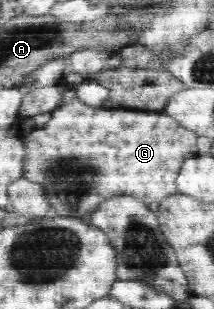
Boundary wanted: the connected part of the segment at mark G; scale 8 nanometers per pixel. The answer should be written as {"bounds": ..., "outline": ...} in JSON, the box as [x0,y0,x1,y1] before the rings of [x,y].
{"bounds":[21,83,198,217],"outline":[[[63,83],[65,90],[62,92],[60,105],[51,112],[51,120],[49,120],[43,127],[35,128],[34,131],[28,132],[21,137],[23,143],[23,159],[22,159],[22,175],[30,180],[32,183],[42,185],[52,207],[58,215],[64,215],[64,217],[86,217],[90,215],[98,205],[102,205],[102,201],[106,197],[116,197],[116,195],[129,196],[136,198],[140,203],[144,203],[146,206],[156,201],[163,201],[164,198],[172,193],[176,193],[176,175],[182,167],[182,163],[190,157],[190,155],[196,155],[198,153],[198,145],[196,145],[197,132],[190,131],[190,129],[184,129],[176,119],[172,119],[171,115],[168,115],[166,111],[154,112],[154,111],[142,111],[141,109],[126,109],[125,107],[117,108],[104,108],[104,107],[90,107],[78,100],[76,96],[76,86],[69,83]]]}

